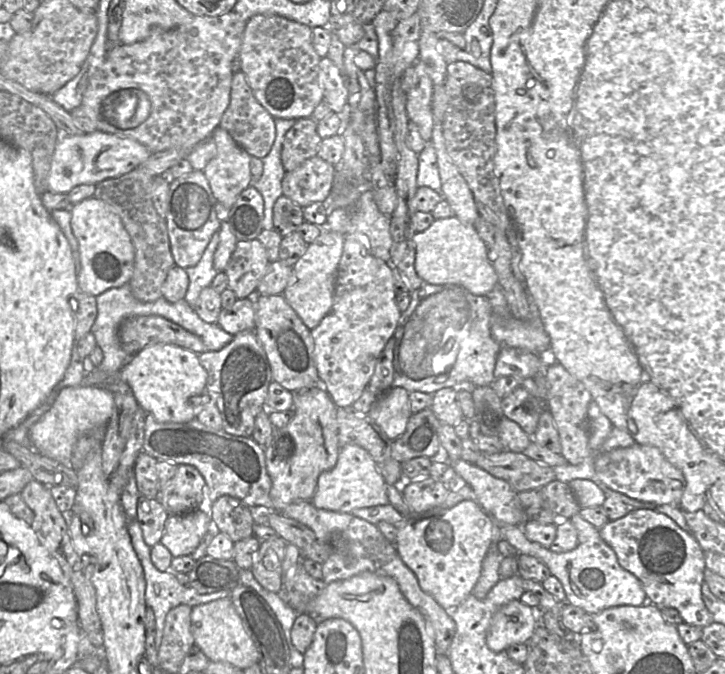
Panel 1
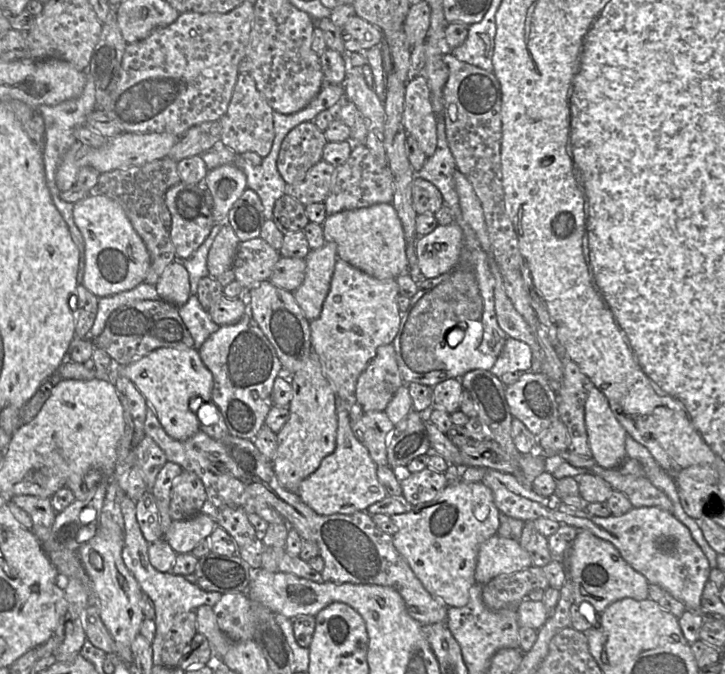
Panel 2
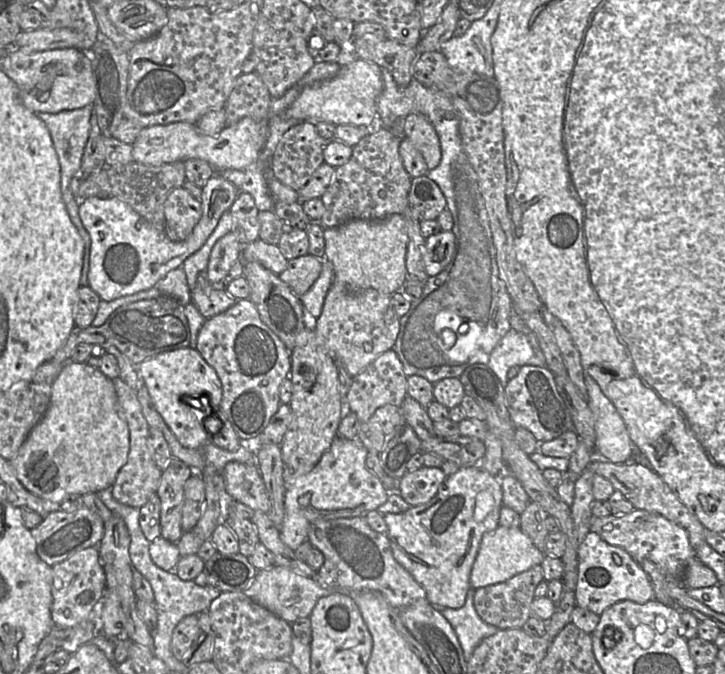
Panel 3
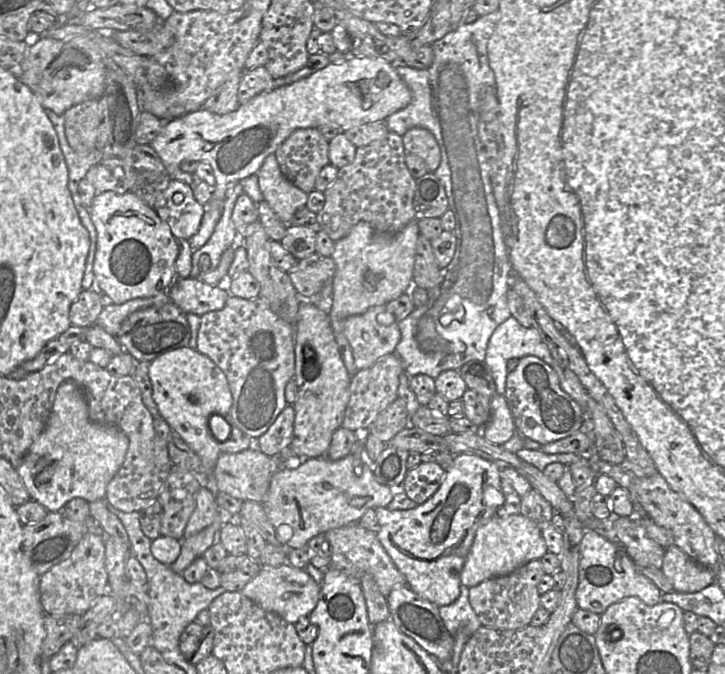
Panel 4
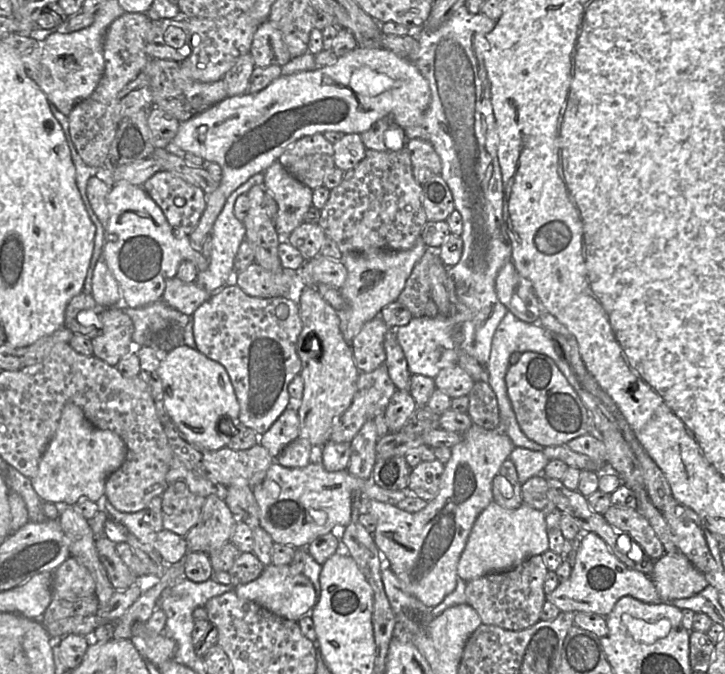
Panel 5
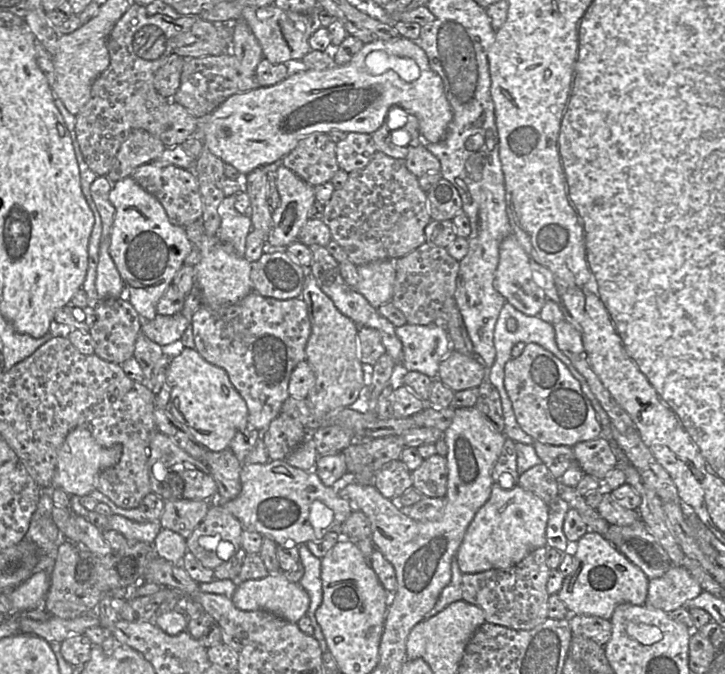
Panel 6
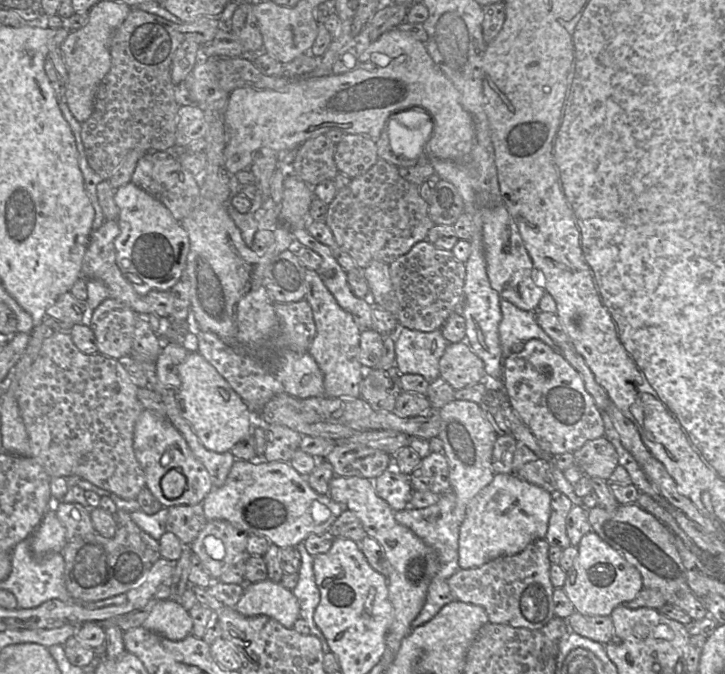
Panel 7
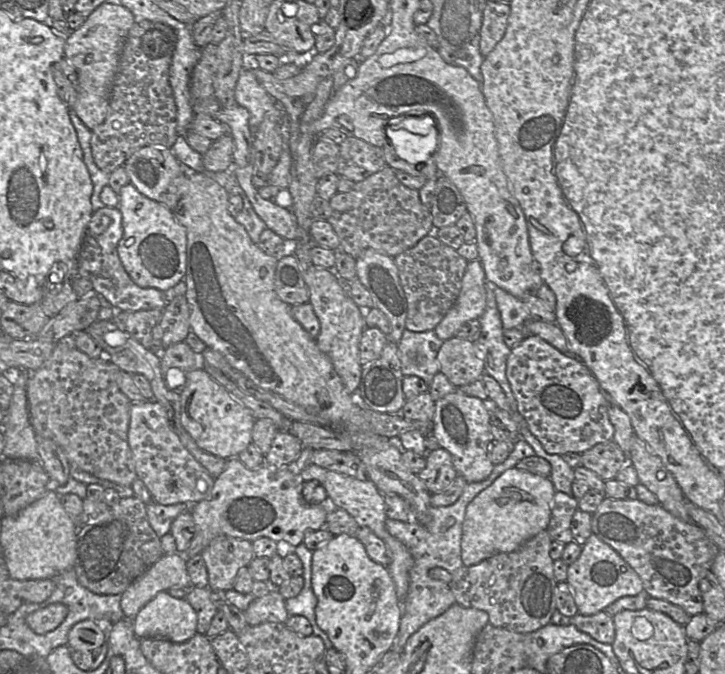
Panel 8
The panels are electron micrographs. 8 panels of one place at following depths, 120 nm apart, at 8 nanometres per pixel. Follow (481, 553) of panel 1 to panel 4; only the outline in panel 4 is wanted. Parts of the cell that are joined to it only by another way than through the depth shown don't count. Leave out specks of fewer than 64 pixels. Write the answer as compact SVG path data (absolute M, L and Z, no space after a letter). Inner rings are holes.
M465 453L454 455L453 464L451 468L446 471L445 477L439 489L425 503L409 510L389 510L387 508L381 507L374 509L377 520L380 525L380 530L377 533L377 538L381 542L385 551L390 556L391 560L393 561L394 565L397 567L399 572L405 577L406 586L408 586L413 592L418 594L420 597L436 604L437 606L450 605L458 599L460 595L460 587L462 585L461 571L463 569L470 548L473 544L475 534L480 526L485 524L488 520L490 520L492 517L496 515L497 509L501 507L505 501L505 497L501 487L500 471L501 469L494 463L476 455Z

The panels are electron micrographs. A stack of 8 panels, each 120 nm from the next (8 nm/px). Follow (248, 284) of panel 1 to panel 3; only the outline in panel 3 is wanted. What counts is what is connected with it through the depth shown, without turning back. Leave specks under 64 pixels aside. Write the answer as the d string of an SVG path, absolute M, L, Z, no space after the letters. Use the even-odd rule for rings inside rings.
M262 239L243 245L241 260L244 263L259 262L276 275L283 272L288 265L288 260L283 256L278 245L267 243Z

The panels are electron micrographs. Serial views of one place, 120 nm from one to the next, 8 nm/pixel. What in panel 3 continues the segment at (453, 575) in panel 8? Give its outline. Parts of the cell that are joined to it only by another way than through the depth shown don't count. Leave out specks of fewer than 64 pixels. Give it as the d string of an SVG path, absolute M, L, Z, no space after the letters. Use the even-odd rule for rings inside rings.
M536 565L505 582L478 588L474 595L475 609L484 622L500 630L521 629L531 617L535 589L543 580L543 568L541 565Z

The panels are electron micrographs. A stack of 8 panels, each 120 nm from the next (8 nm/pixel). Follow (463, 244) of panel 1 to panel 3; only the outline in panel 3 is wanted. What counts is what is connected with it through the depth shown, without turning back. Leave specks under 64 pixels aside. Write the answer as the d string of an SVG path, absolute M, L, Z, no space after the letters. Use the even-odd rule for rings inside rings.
M442 230L425 239L423 261L428 276L435 276L446 268L451 260L454 245L455 236L452 230Z

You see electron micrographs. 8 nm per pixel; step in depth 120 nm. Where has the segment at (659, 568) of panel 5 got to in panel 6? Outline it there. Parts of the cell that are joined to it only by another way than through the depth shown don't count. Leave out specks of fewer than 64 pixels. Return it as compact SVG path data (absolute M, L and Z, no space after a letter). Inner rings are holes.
M682 566L671 567L660 577L649 579L644 605L670 612L698 596L702 588Z

